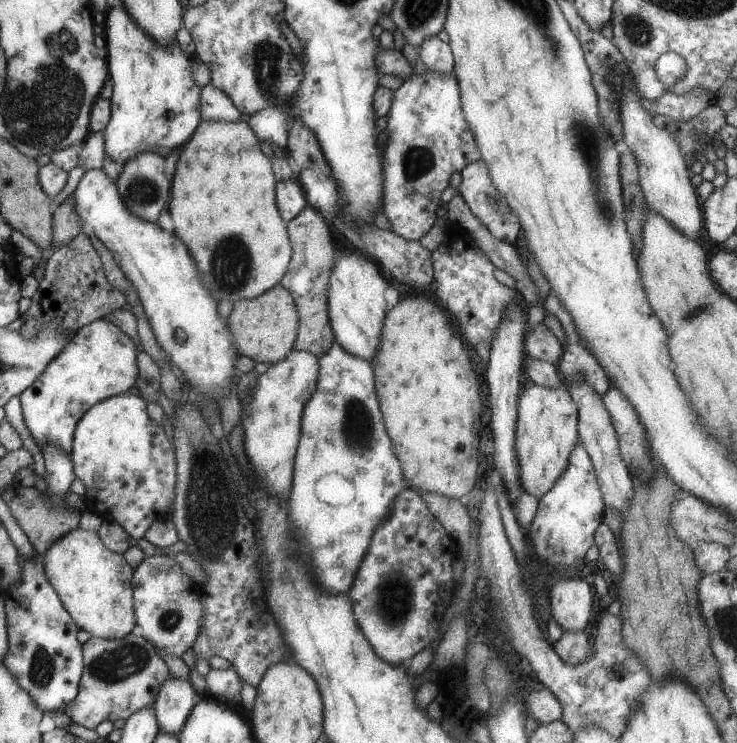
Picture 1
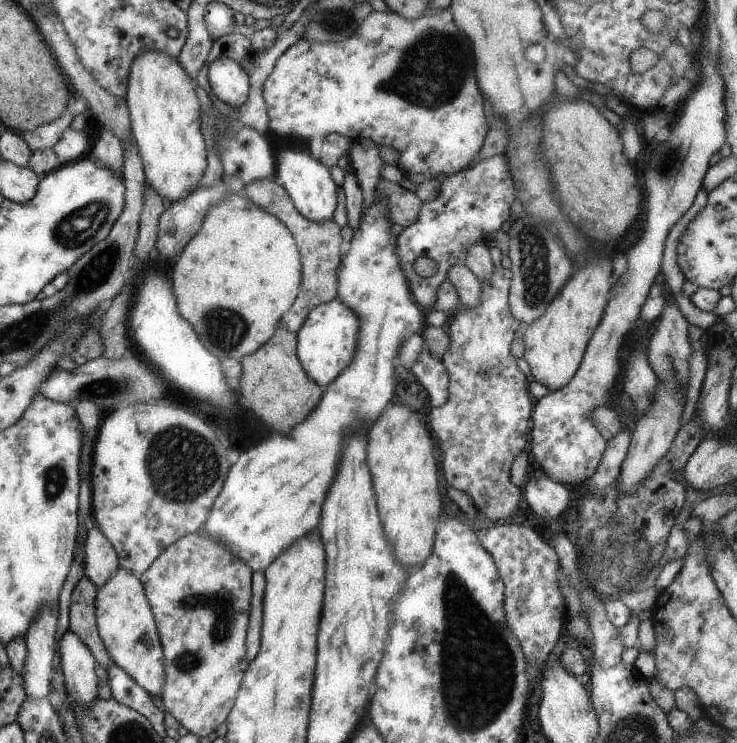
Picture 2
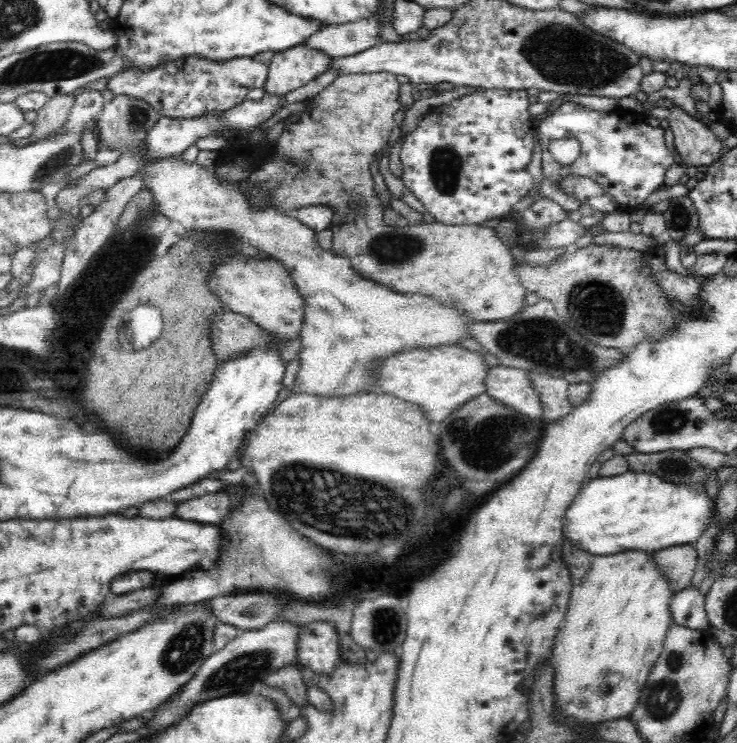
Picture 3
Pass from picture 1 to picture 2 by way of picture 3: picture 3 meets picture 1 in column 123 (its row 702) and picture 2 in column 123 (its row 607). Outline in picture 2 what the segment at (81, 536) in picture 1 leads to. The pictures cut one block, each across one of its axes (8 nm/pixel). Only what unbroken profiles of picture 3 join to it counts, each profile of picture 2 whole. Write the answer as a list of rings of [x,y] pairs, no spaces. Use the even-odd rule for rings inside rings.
[[[117,567],[105,584],[96,587],[94,603],[97,632],[111,660],[150,696],[160,697],[165,678],[163,653],[154,616],[139,577]]]

